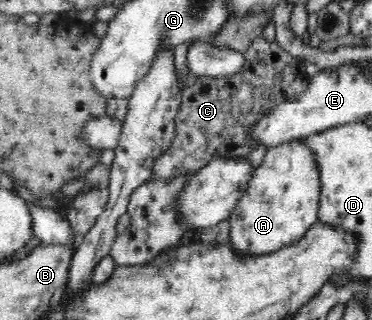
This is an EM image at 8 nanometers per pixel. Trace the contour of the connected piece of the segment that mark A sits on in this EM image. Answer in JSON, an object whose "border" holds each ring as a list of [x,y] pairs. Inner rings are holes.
{"border":[[[304,138],[268,148],[261,165],[253,171],[245,196],[230,215],[230,243],[241,254],[266,254],[295,243],[318,220],[321,203],[321,170],[315,150]]]}

